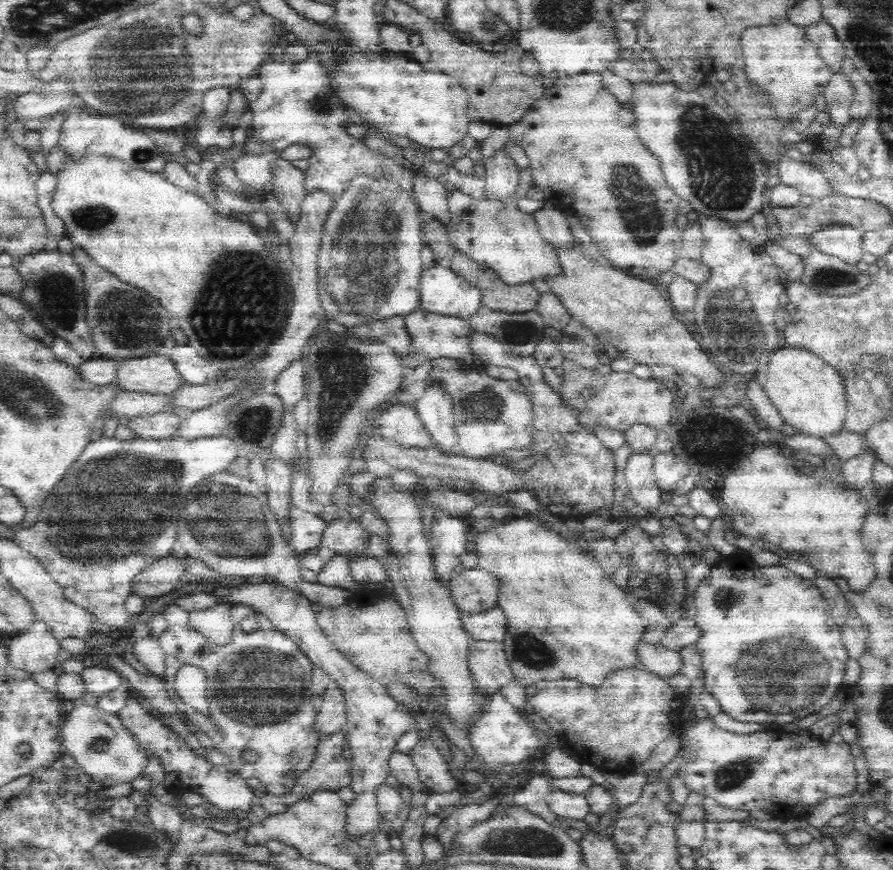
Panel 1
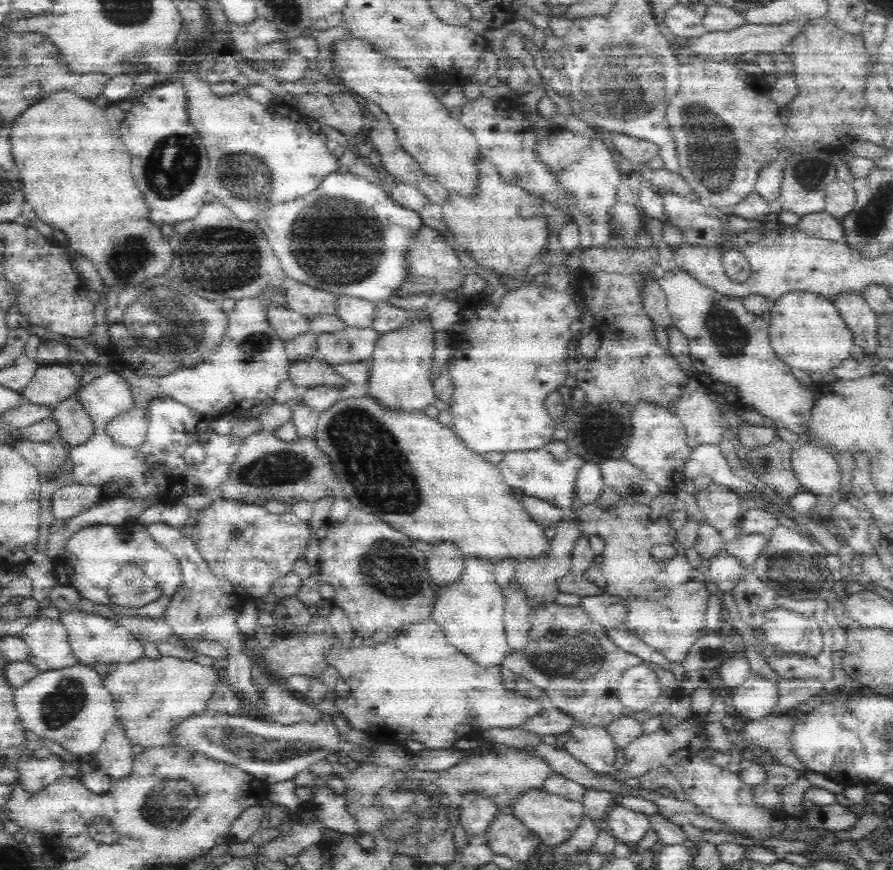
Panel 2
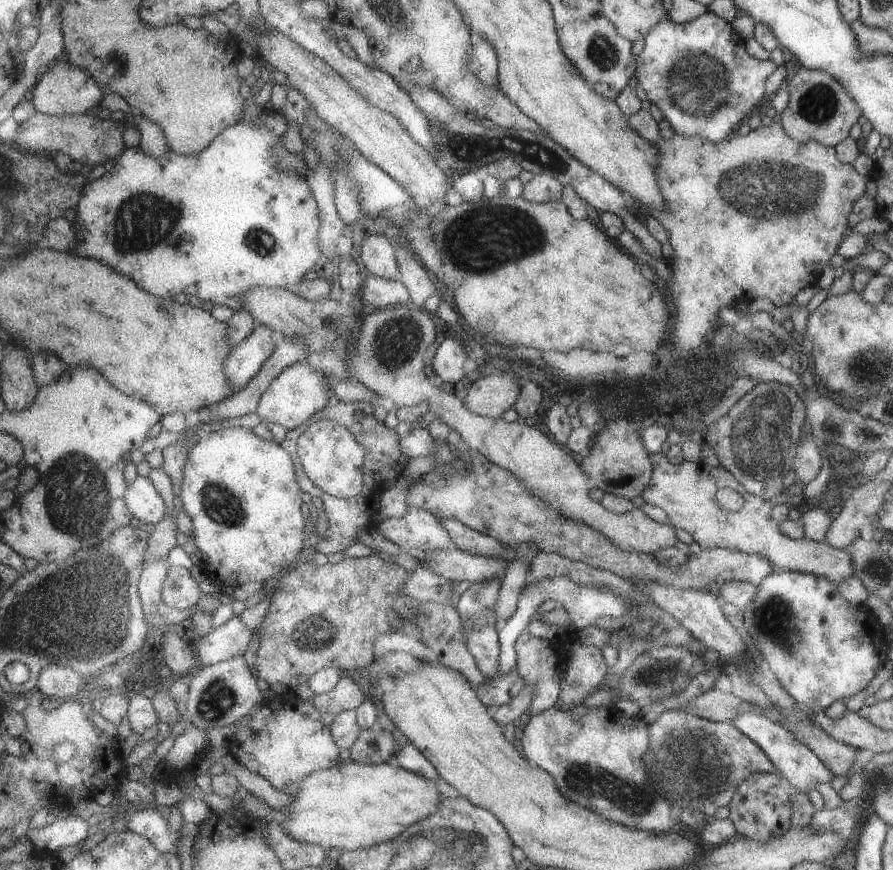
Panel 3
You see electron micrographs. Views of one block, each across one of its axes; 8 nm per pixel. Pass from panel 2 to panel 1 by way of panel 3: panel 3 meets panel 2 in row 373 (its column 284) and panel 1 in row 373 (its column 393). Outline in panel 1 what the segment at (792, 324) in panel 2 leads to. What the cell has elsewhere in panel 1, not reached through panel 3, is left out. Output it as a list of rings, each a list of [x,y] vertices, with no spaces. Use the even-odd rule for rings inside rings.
[[[783,344],[771,356],[762,388],[790,429],[822,439],[843,430],[847,413],[843,376],[812,351]]]

